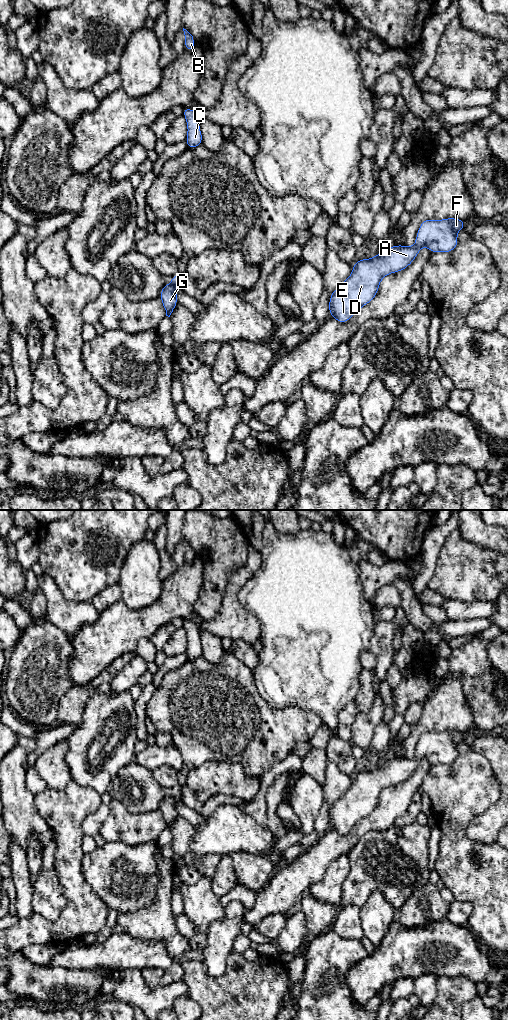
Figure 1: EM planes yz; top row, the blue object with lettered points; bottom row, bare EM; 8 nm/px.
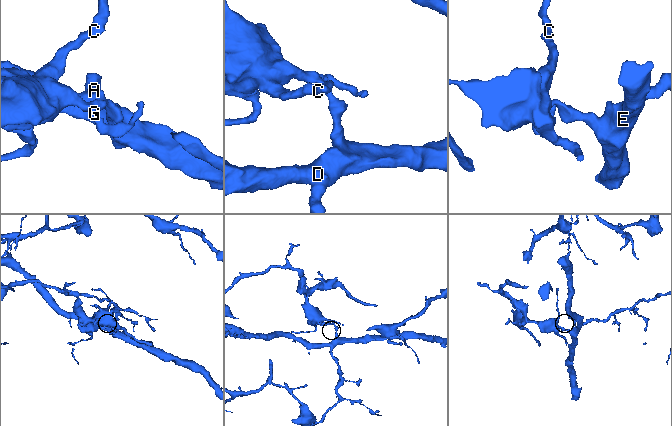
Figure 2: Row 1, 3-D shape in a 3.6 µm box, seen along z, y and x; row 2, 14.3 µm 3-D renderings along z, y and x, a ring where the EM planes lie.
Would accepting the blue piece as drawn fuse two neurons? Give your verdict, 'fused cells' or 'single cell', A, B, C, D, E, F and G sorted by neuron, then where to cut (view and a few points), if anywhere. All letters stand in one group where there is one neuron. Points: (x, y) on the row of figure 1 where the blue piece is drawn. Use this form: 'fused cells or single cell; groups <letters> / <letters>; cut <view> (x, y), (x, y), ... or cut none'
fused cells; groups A D E F / B C G; cut yz (170, 284), (179, 287)

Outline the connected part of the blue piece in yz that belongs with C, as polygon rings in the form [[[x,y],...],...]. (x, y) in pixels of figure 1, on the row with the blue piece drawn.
[[[184,107],[183,115],[187,122],[187,137],[186,144],[188,148],[196,148],[203,144],[202,142],[202,132],[199,128],[200,117],[193,109]]]

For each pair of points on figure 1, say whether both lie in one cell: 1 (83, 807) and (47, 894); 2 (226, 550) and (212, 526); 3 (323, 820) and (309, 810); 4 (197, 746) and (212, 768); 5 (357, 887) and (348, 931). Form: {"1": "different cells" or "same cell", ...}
{"1": "different cells", "2": "same cell", "3": "different cells", "4": "different cells", "5": "different cells"}

